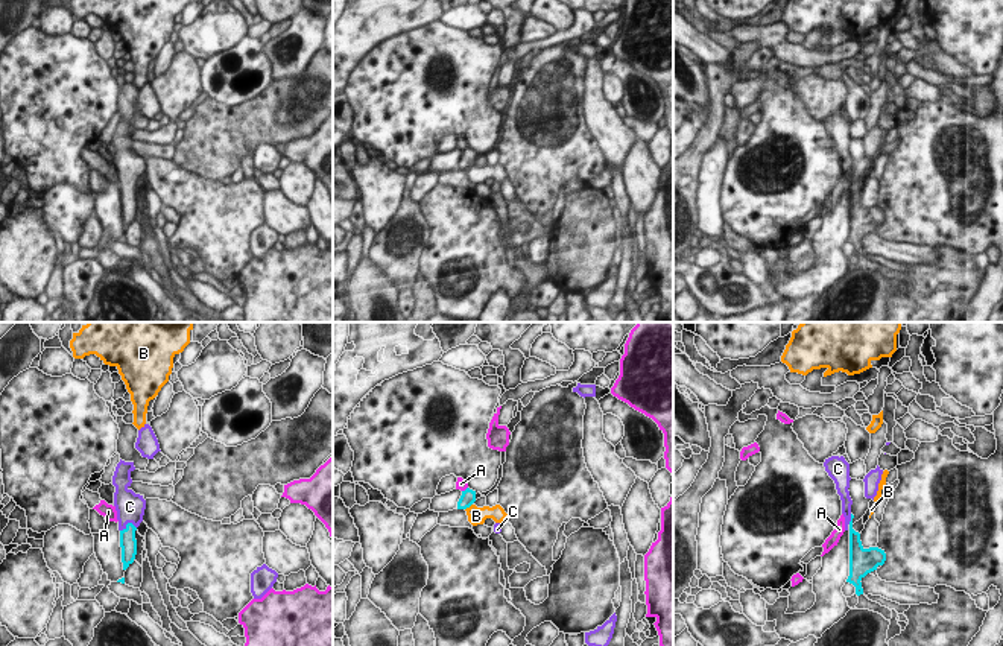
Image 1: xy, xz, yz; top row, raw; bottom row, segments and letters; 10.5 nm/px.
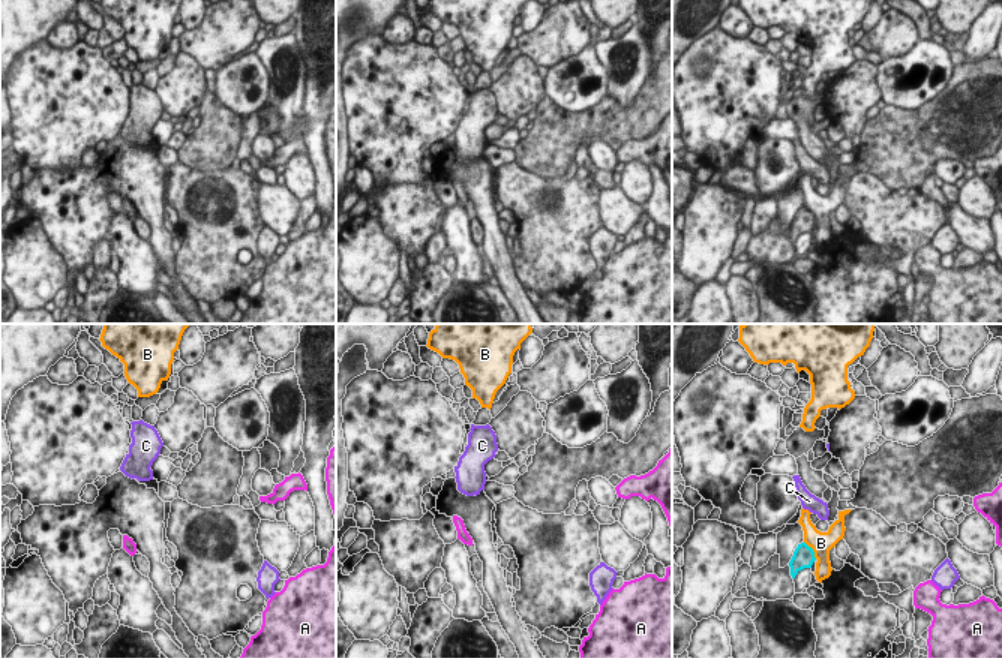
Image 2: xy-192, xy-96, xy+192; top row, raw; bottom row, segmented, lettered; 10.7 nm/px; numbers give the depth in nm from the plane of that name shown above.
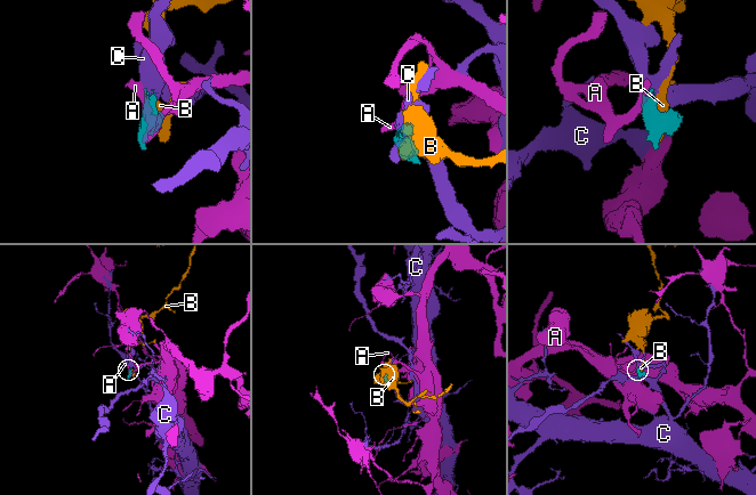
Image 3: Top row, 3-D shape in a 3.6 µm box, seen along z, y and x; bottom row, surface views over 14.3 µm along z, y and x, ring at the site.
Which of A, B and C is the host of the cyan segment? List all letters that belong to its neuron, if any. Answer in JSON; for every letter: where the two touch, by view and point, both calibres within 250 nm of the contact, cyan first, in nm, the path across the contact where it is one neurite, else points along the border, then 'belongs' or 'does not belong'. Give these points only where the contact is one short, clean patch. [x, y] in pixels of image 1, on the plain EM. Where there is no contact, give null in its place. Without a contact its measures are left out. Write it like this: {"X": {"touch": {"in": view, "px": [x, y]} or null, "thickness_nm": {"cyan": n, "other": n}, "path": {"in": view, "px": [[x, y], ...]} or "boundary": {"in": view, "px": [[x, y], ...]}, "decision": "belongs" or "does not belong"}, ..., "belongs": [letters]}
{"A": {"touch": {"in": "xz", "px": [465, 149]}, "thickness_nm": {"cyan": 160, "other": 120}, "boundary": {"in": "xz", "px": [[467, 146], [462, 151]]}, "decision": "does not belong"}, "B": {"touch": {"in": "xz", "px": [468, 166]}, "thickness_nm": {"cyan": 160, "other": 190}, "boundary": {"in": "xz", "px": [[471, 163], [465, 169]]}, "decision": "does not belong"}, "C": {"touch": {"in": "xy", "px": [128, 183]}, "thickness_nm": {"cyan": 190, "other": 300}, "path": {"in": "xy", "px": [[128, 202], [128, 183], [129, 166]]}, "decision": "belongs"}, "belongs": ["C"]}

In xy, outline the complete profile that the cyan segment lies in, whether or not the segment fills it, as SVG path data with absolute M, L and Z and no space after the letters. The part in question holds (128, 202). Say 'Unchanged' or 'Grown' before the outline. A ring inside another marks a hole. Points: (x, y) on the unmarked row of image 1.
Grown. M120 119L112 135L112 144L115 146L114 166L119 179L123 230L126 230L135 219L135 190L143 181L146 169L146 160L143 155L135 154L129 147L132 143L131 132L134 129L134 122L125 122Z

